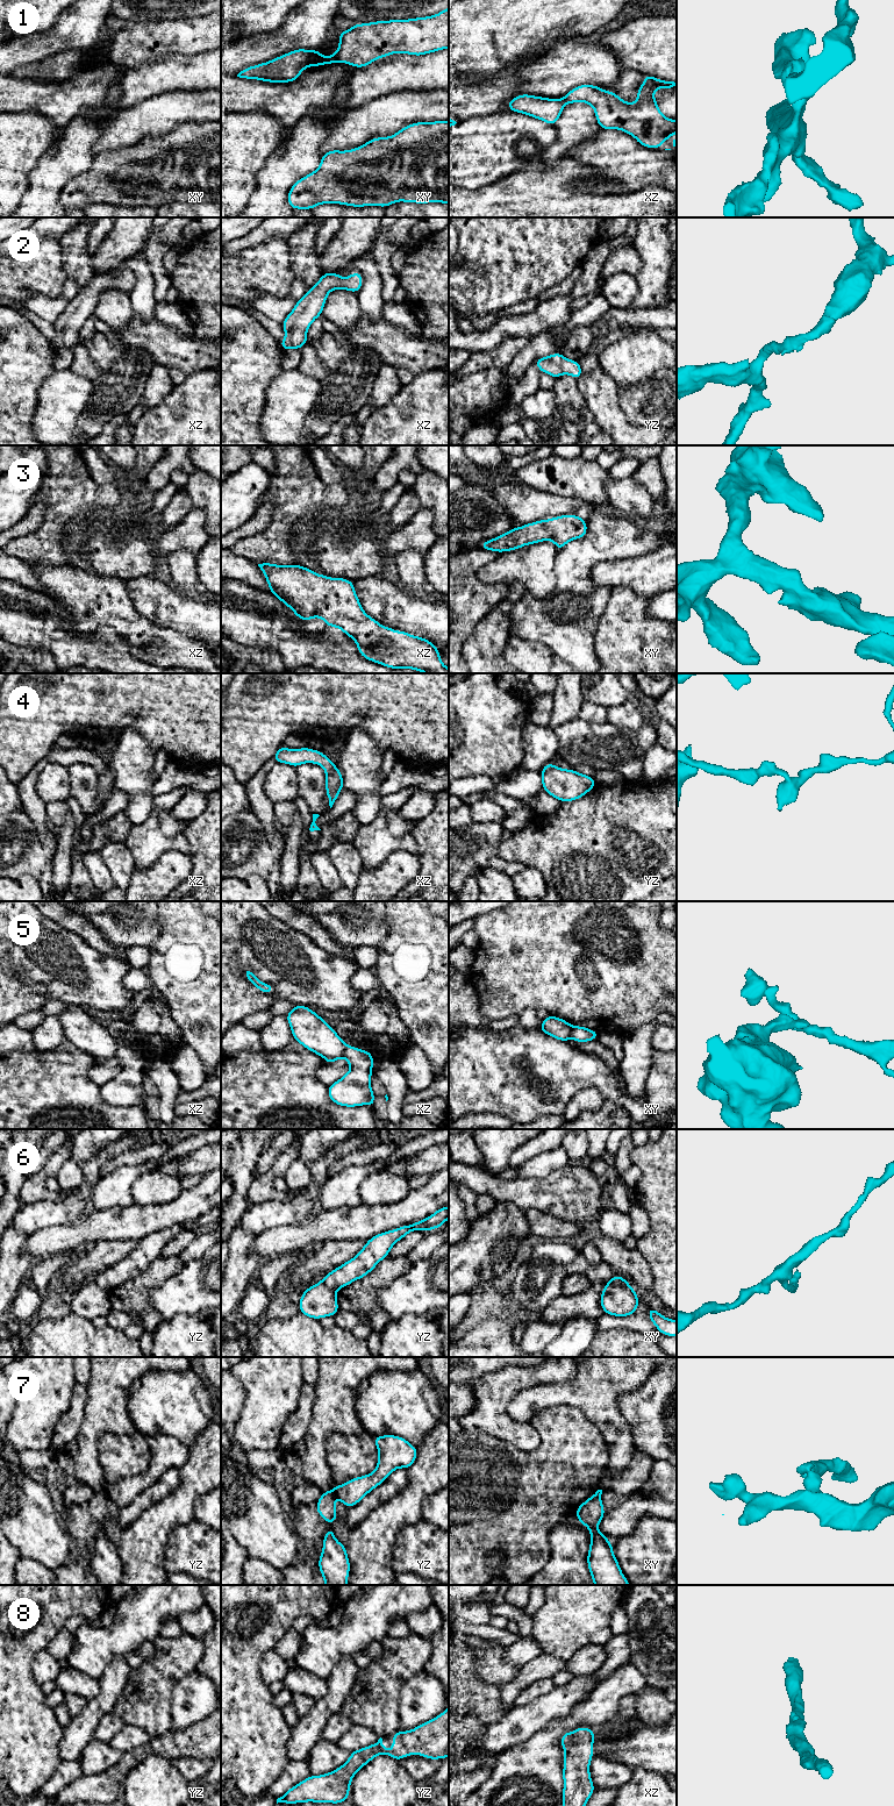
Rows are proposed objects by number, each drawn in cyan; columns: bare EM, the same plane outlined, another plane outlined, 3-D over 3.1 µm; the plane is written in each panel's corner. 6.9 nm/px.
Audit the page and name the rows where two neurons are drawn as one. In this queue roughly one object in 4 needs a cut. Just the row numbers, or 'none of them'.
1, 4, 5, 6, 7

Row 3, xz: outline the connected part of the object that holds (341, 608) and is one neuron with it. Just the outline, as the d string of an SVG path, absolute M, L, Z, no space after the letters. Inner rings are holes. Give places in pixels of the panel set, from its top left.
M263 563L258 566L271 588L269 593L276 595L305 622L319 616L328 627L338 627L357 643L358 652L364 658L389 669L407 668L425 673L449 673L449 669L441 661L439 650L430 641L384 627L369 616L360 606L353 581L317 574L301 565Z

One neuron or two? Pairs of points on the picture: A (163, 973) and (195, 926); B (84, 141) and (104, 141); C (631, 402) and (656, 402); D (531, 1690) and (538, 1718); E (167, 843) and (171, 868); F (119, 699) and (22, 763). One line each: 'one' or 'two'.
A: one
B: two
C: one
D: two
E: two
F: one

